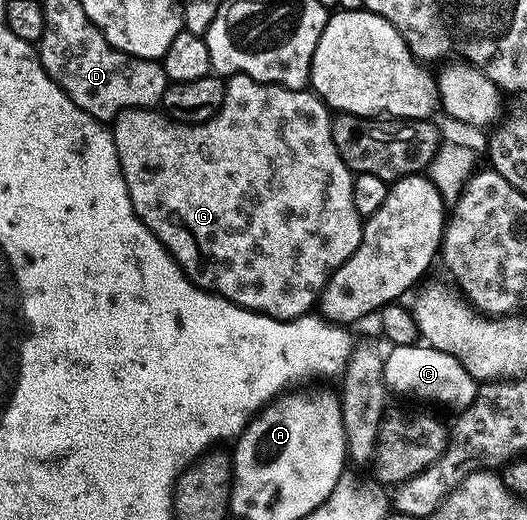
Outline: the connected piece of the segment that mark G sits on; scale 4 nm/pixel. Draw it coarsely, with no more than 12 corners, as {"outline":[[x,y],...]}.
{"outline":[[227,77],[206,122],[110,127],[198,287],[296,320],[358,250],[311,90]]}

